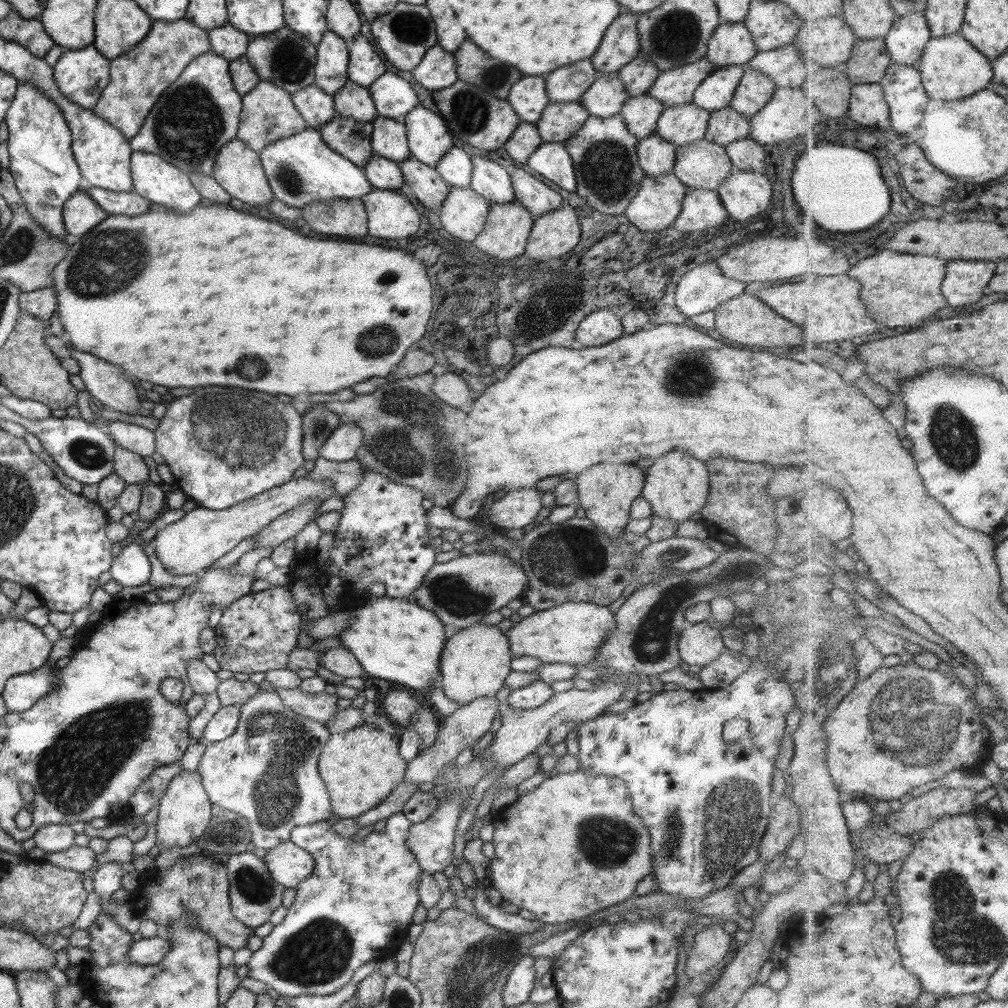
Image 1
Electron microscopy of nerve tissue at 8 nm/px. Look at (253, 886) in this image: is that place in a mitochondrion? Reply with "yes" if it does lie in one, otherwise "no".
yes

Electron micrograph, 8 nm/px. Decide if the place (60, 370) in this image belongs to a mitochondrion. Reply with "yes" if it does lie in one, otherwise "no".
no

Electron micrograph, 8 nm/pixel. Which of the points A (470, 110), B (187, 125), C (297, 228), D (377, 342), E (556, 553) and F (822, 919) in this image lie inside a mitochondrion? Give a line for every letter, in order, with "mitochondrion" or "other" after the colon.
A: mitochondrion
B: mitochondrion
C: other
D: mitochondrion
E: mitochondrion
F: other

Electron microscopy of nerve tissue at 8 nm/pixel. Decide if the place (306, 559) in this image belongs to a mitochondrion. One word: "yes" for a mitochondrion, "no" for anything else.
no

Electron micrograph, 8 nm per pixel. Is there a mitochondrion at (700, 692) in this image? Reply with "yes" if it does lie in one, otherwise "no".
no

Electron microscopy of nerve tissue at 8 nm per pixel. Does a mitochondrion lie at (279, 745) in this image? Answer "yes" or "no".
yes

